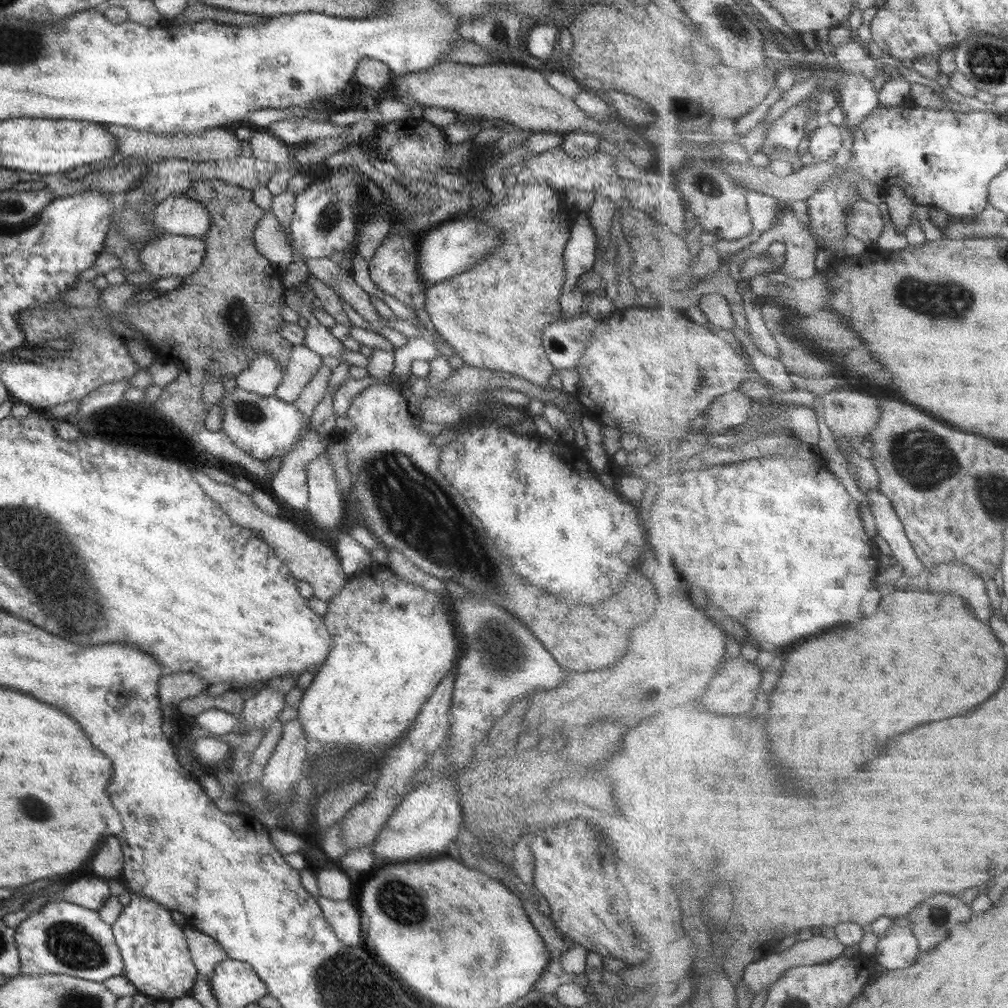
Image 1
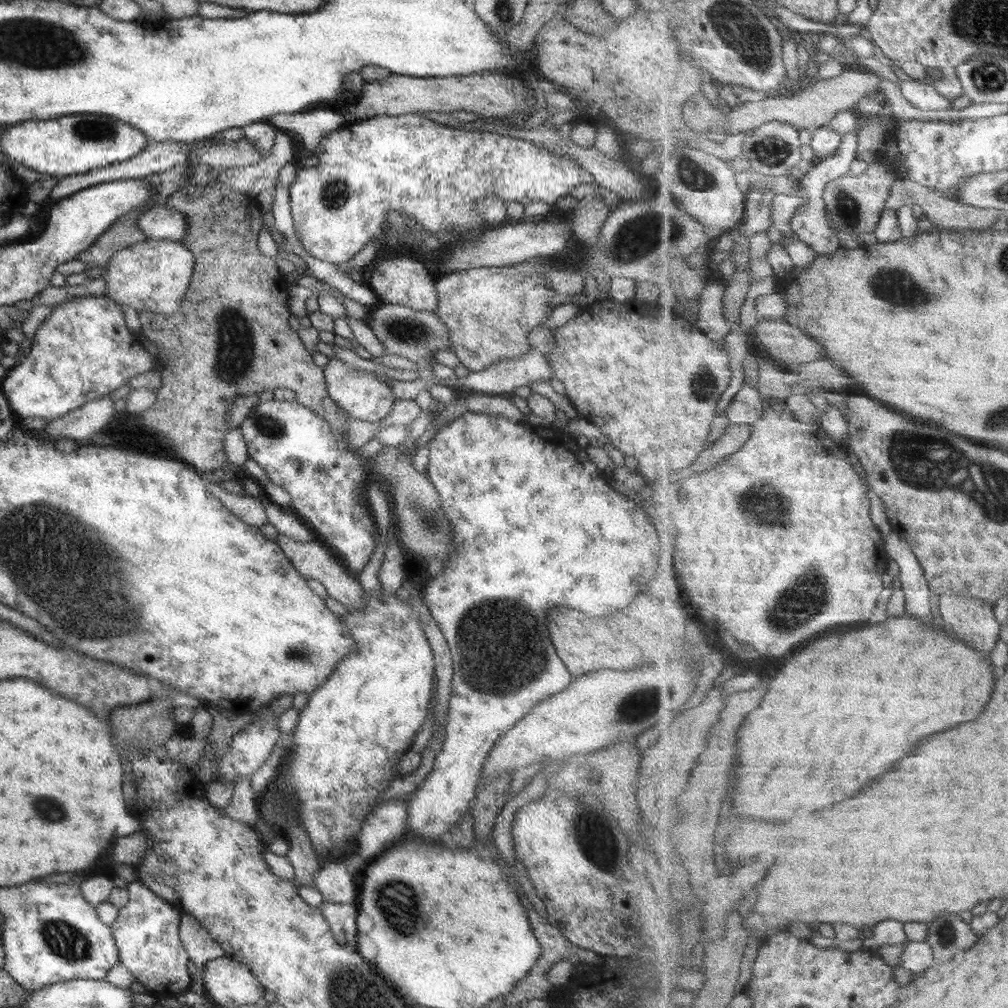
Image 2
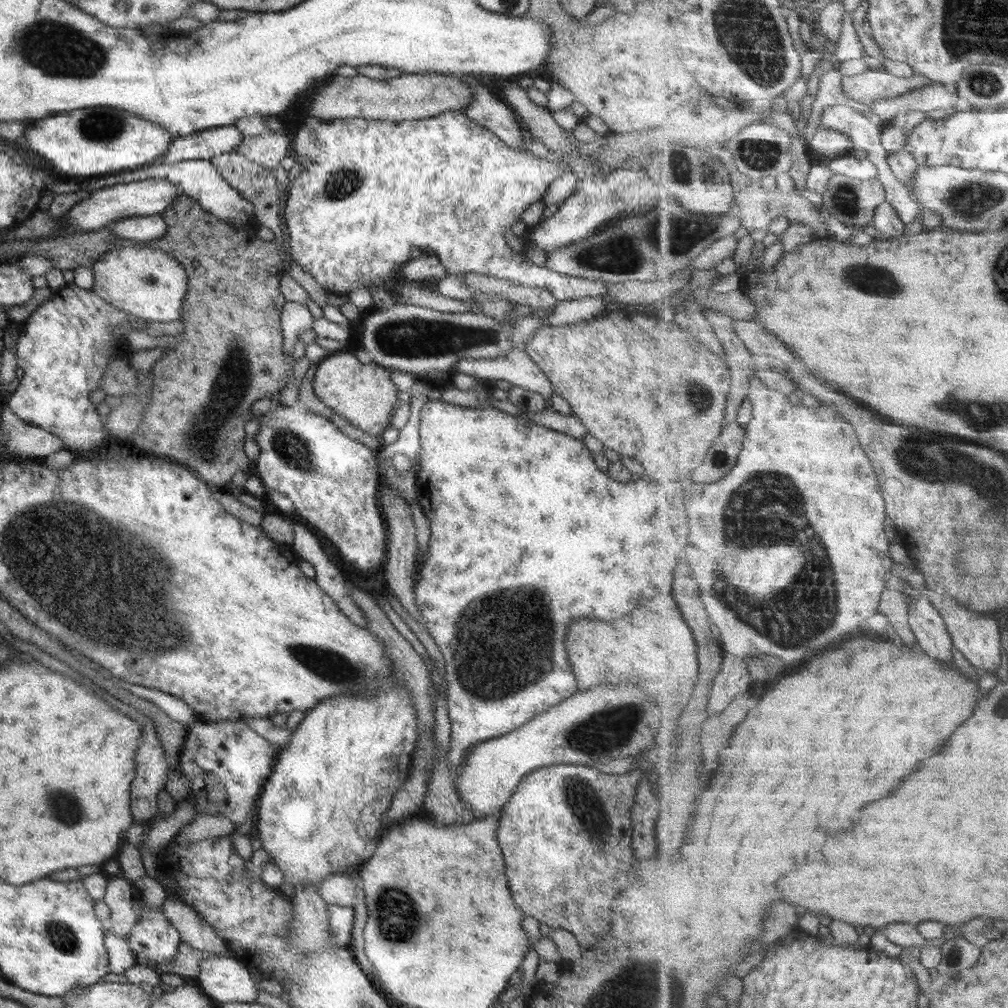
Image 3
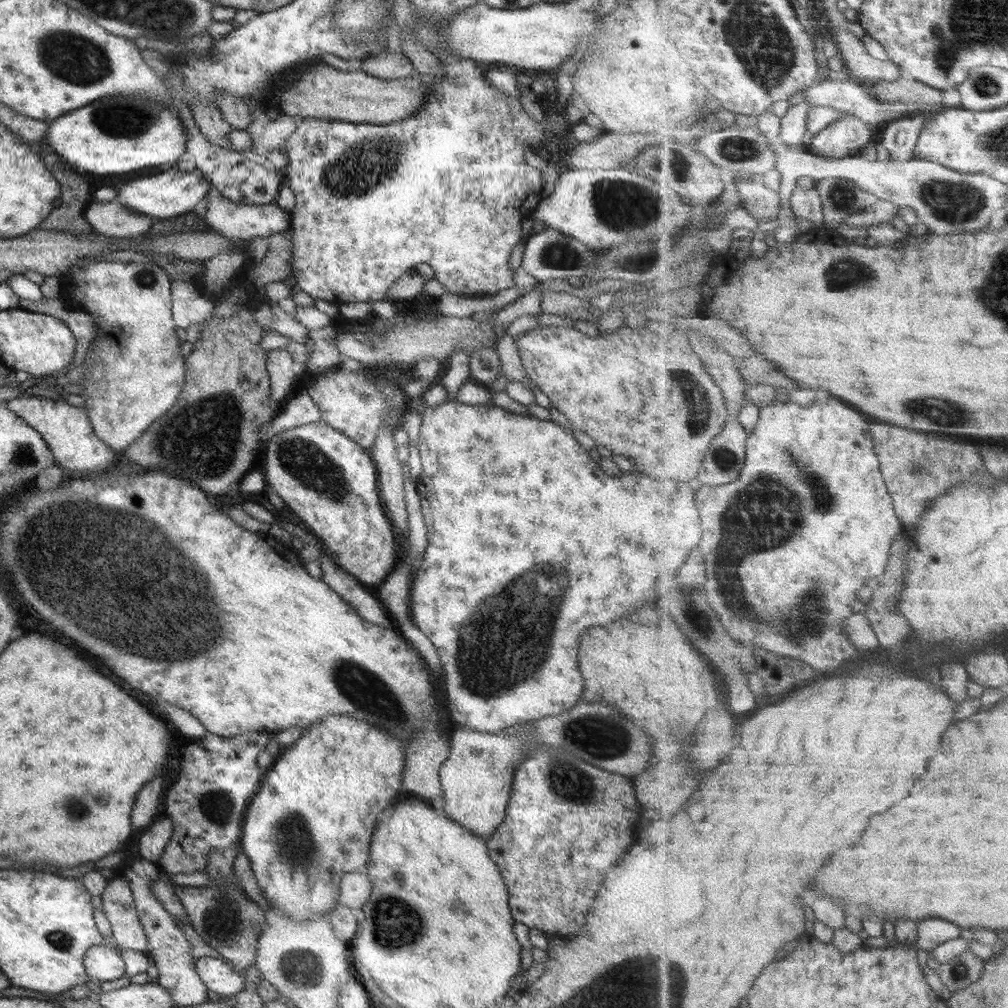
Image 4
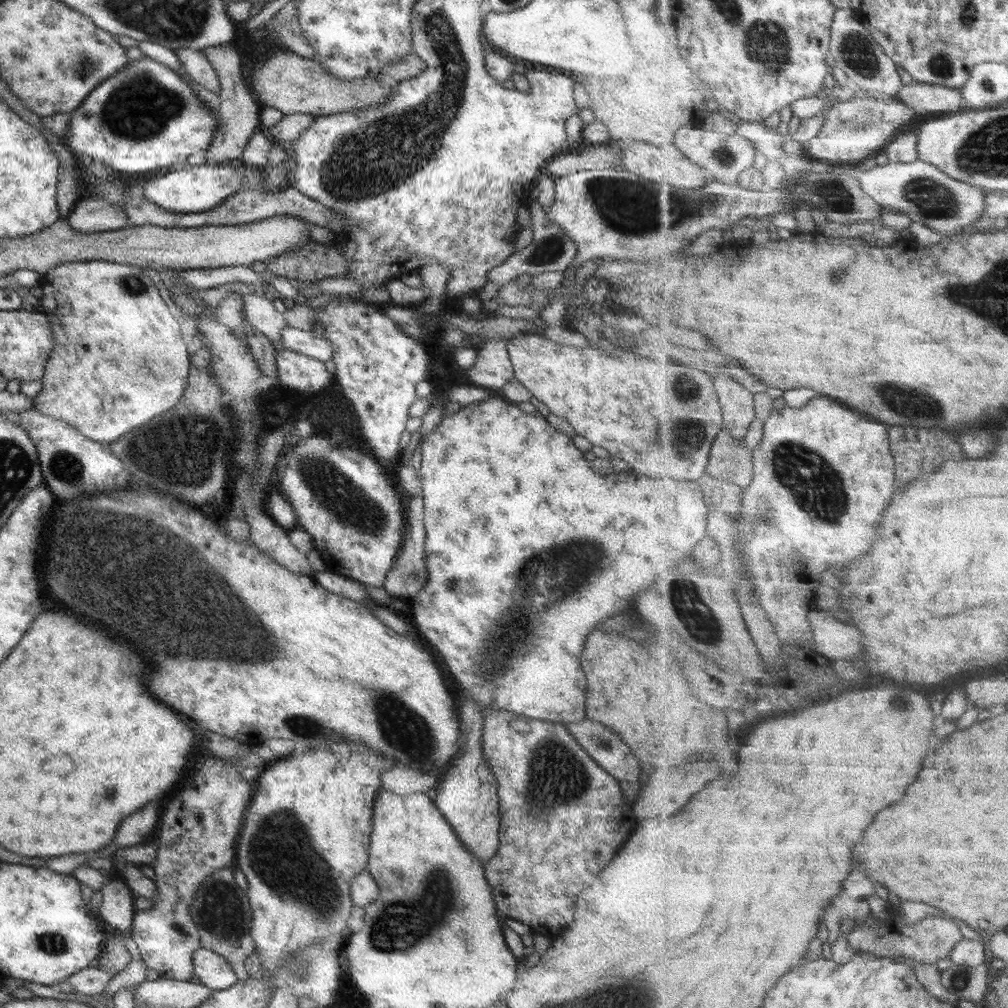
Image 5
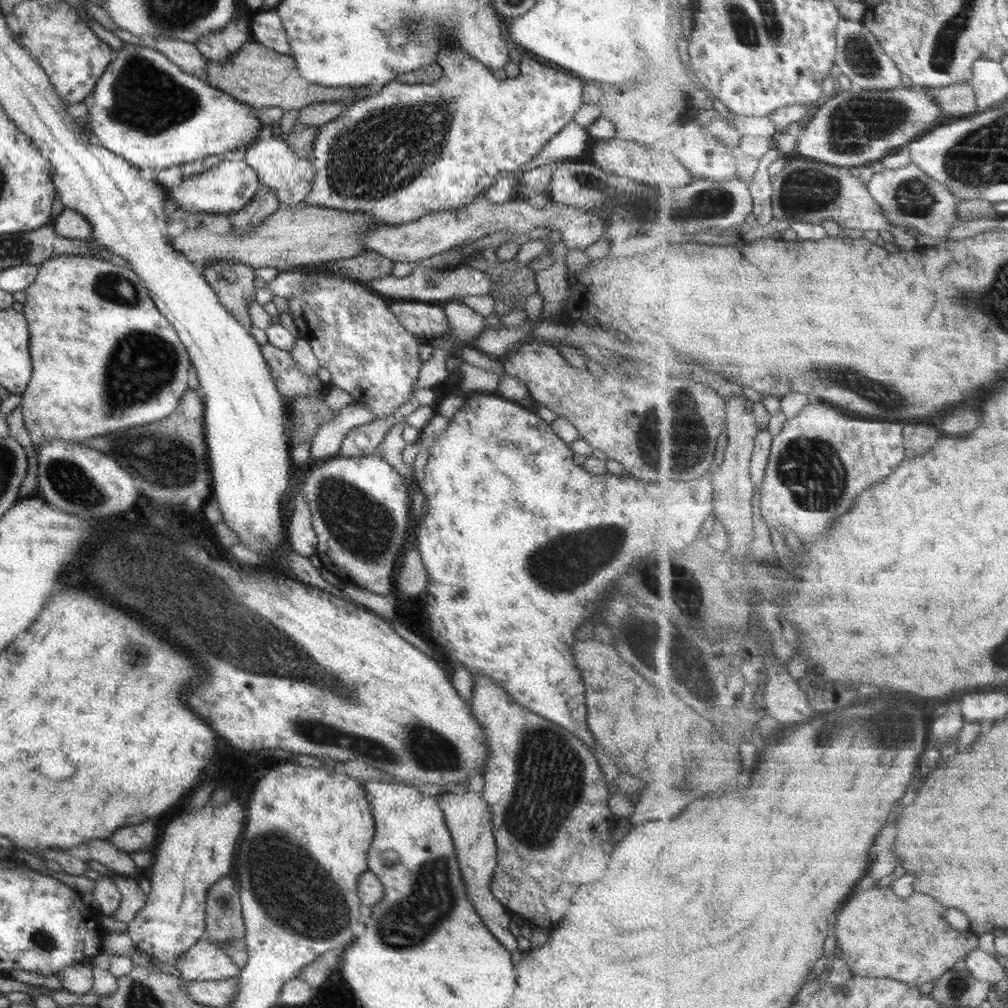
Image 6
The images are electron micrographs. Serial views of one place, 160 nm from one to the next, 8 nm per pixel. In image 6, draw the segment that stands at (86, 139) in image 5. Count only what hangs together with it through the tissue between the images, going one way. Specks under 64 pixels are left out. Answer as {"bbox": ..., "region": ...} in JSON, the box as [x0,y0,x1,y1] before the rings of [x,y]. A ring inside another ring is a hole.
{"bbox":[84,42,267,174],"region":[[[123,42],[123,46],[113,52],[111,63],[107,64],[93,87],[94,103],[88,110],[89,123],[84,128],[91,139],[130,162],[143,174],[199,161],[211,154],[245,151],[258,138],[263,123],[267,122],[262,114],[251,113],[245,103],[212,87],[202,78],[182,71],[154,48]]]}

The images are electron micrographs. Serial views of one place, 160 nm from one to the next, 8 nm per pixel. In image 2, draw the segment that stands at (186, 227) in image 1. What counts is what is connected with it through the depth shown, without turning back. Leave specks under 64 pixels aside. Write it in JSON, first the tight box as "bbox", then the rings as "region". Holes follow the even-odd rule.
{"bbox":[136,205,186,240],"region":[[[155,205],[139,213],[136,227],[151,240],[180,240],[186,231],[184,214],[166,206]]]}

